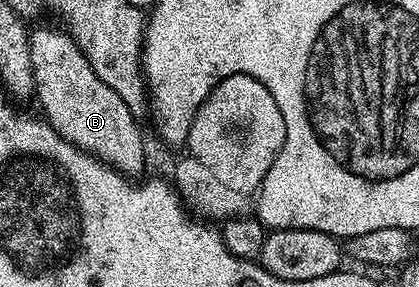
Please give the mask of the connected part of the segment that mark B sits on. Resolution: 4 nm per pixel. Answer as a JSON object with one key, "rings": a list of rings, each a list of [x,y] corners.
{"rings":[[[41,27],[34,30],[29,37],[31,45],[31,65],[33,66],[33,86],[35,99],[41,102],[43,118],[71,145],[75,145],[80,151],[86,151],[89,155],[100,159],[109,167],[114,167],[118,173],[126,177],[137,177],[145,167],[145,139],[141,136],[142,124],[127,109],[127,104],[111,85],[103,85],[99,81],[99,73],[91,69],[91,61],[79,49],[79,45],[69,35],[68,31],[57,27]]]}

